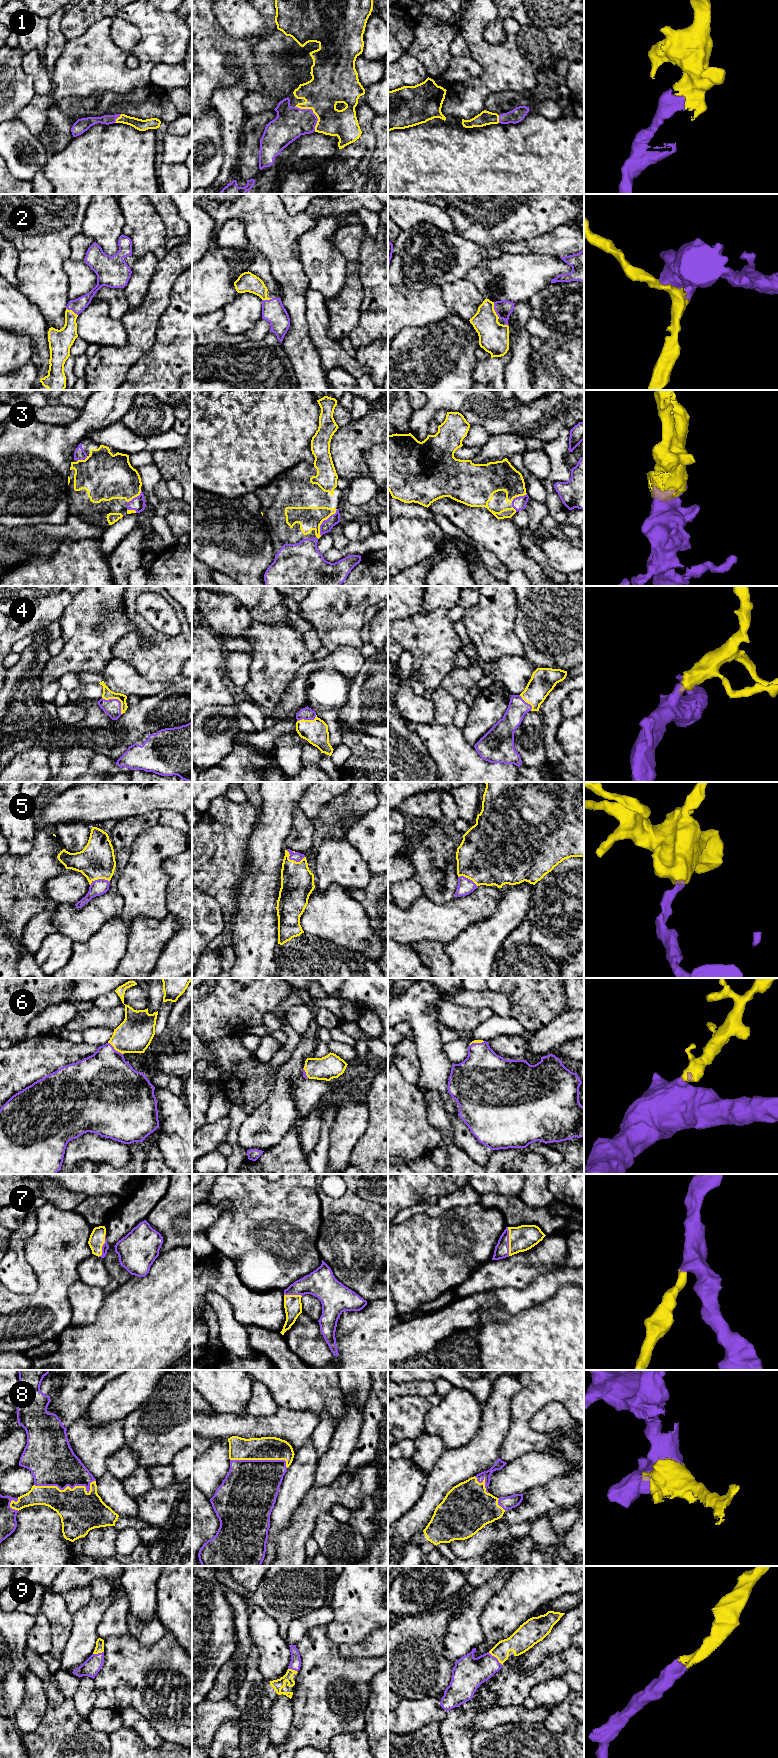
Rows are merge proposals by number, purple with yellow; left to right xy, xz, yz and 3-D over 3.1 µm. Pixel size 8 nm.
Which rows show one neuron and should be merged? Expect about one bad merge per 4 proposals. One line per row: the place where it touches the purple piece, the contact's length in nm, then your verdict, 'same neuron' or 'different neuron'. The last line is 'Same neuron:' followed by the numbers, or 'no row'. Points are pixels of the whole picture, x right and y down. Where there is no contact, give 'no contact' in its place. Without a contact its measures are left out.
1: xz (312, 112) | 260 nm | same neuron
2: yz (495, 310) | 140 nm | same neuron
3: xz (323, 521) | 260 nm | same neuron
4: xy (117, 699) | 220 nm | same neuron
5: xz (293, 859) | 160 nm | same neuron
6: xy (114, 1049) | 160 nm | same neuron
7: yz (508, 1241) | 240 nm | same neuron
8: xy (68, 1485) | 500 nm | same neuron
9: yz (495, 1657) | 160 nm | same neuron
Same neuron: 1, 2, 3, 4, 5, 6, 7, 8, 9

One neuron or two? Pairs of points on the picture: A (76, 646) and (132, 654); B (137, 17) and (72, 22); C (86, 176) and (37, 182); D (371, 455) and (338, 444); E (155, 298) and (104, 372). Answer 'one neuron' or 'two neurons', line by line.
A: two neurons
B: two neurons
C: two neurons
D: two neurons
E: one neuron

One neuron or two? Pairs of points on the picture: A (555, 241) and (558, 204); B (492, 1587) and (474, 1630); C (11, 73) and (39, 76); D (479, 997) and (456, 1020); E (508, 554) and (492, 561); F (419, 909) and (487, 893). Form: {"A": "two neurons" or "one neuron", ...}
{"A": "two neurons", "B": "one neuron", "C": "two neurons", "D": "two neurons", "E": "two neurons", "F": "one neuron"}

